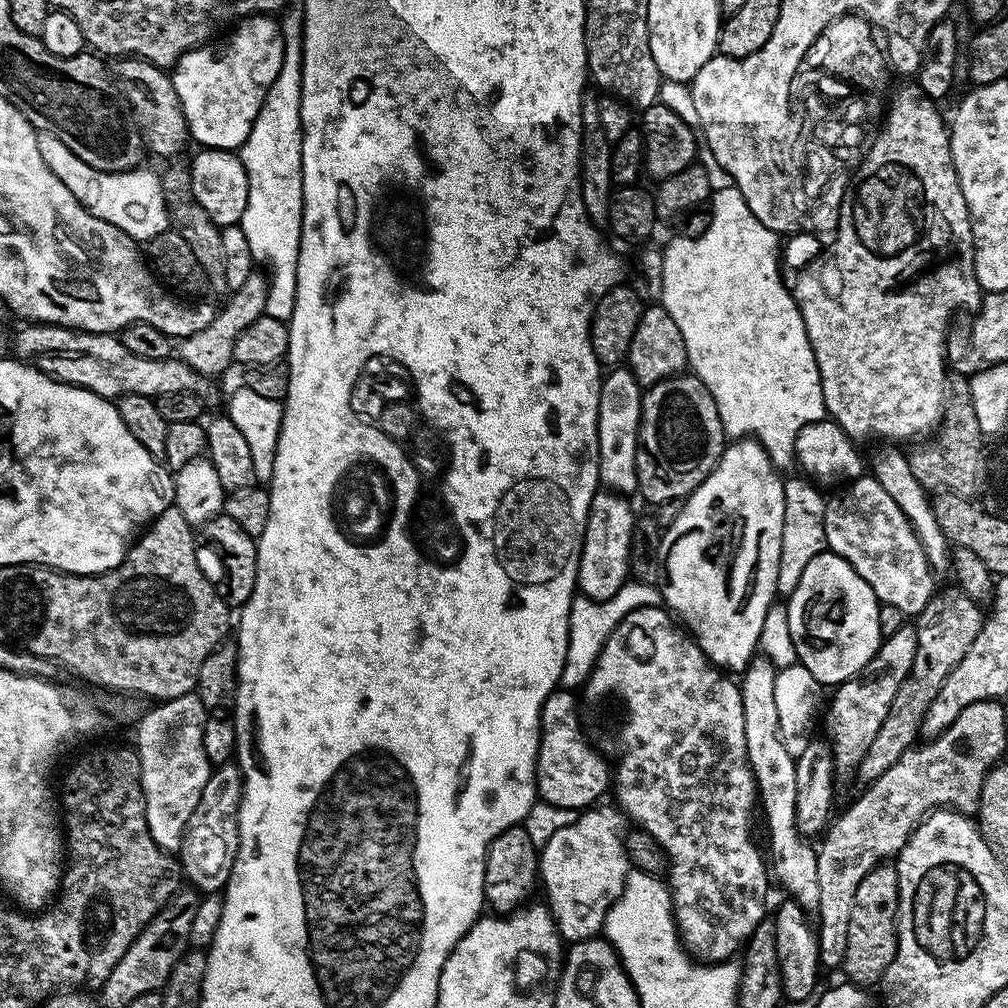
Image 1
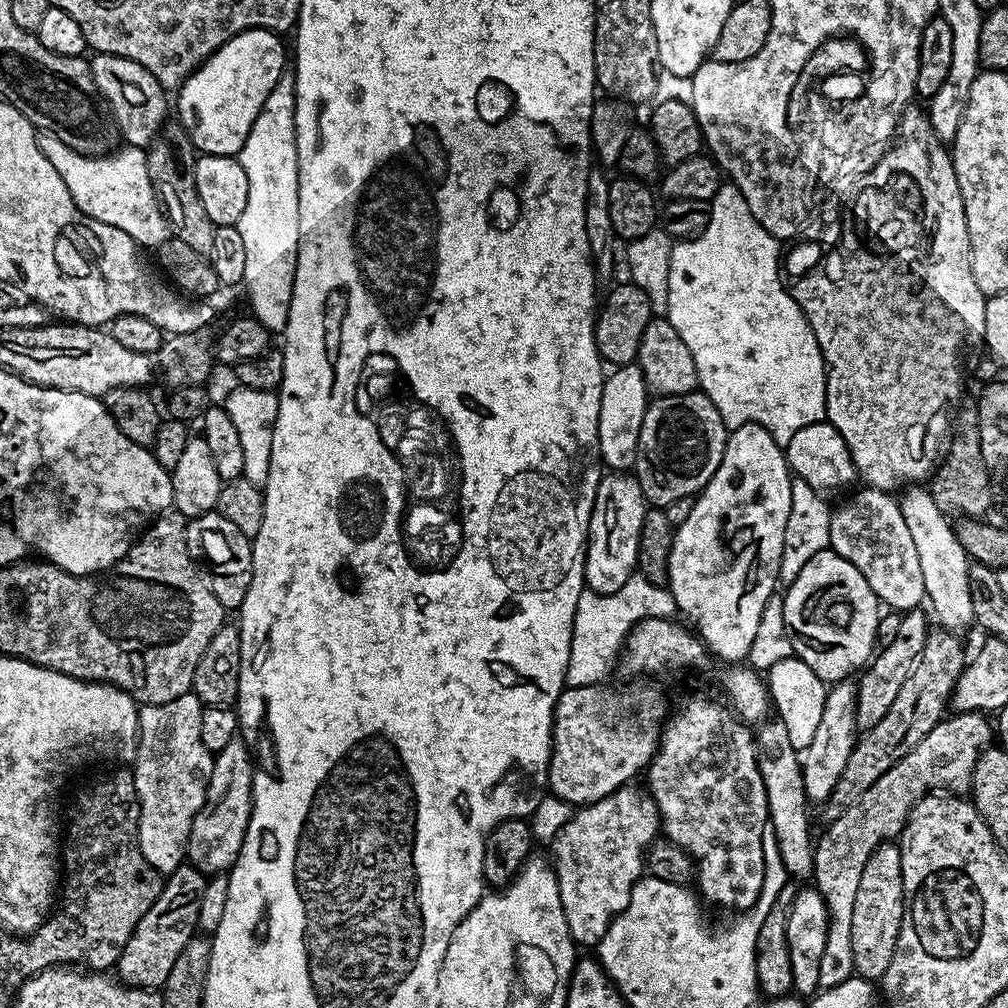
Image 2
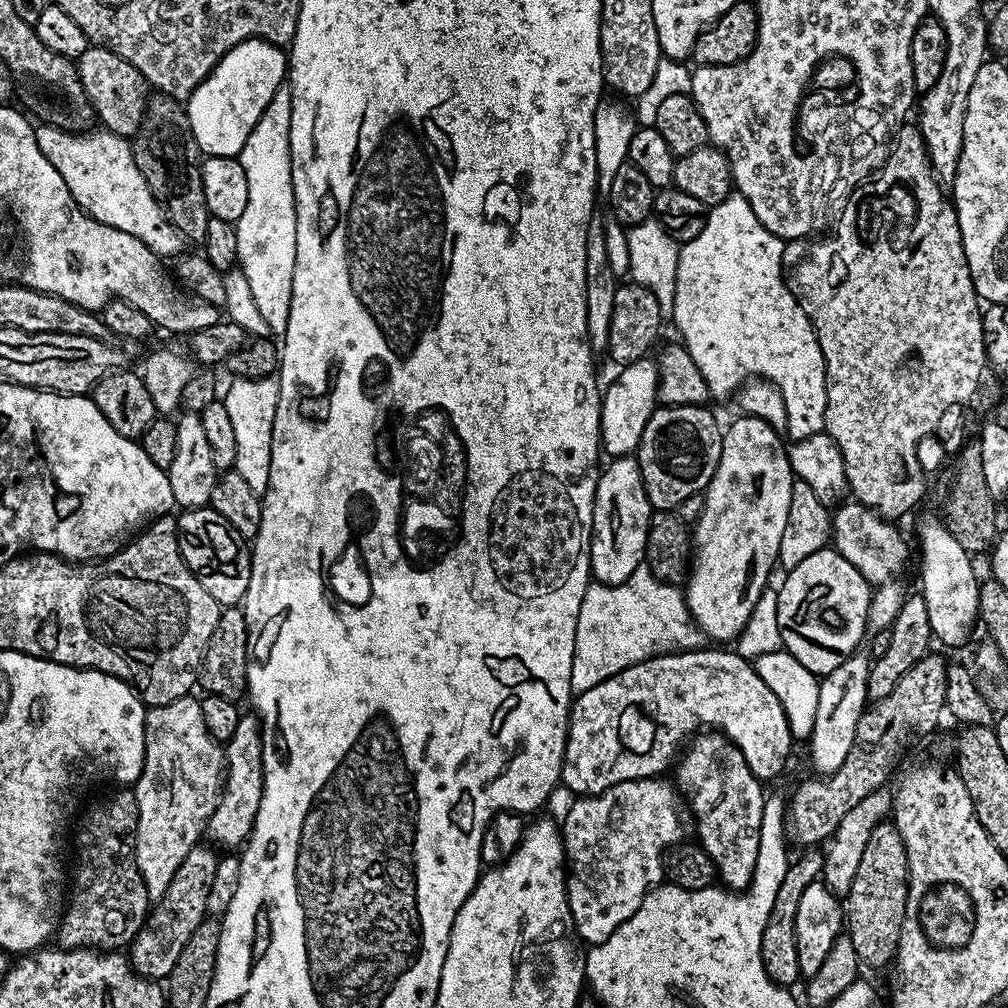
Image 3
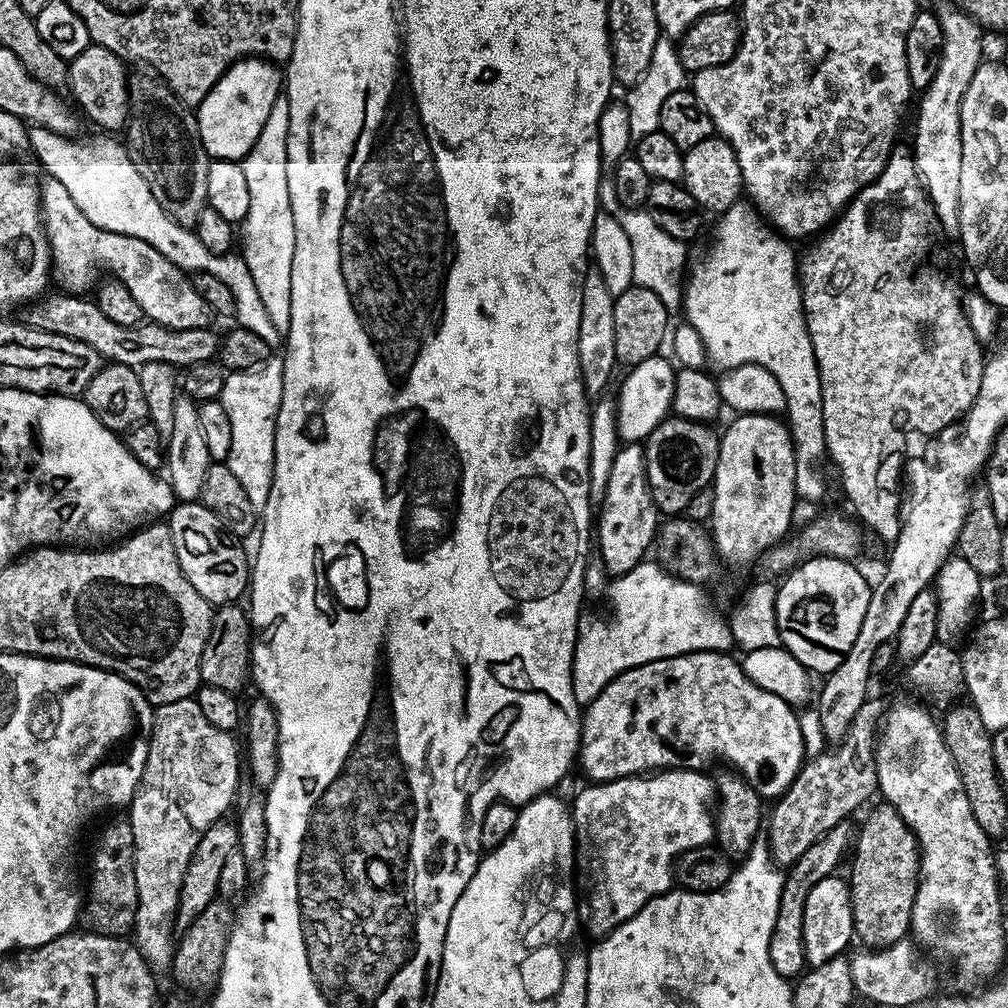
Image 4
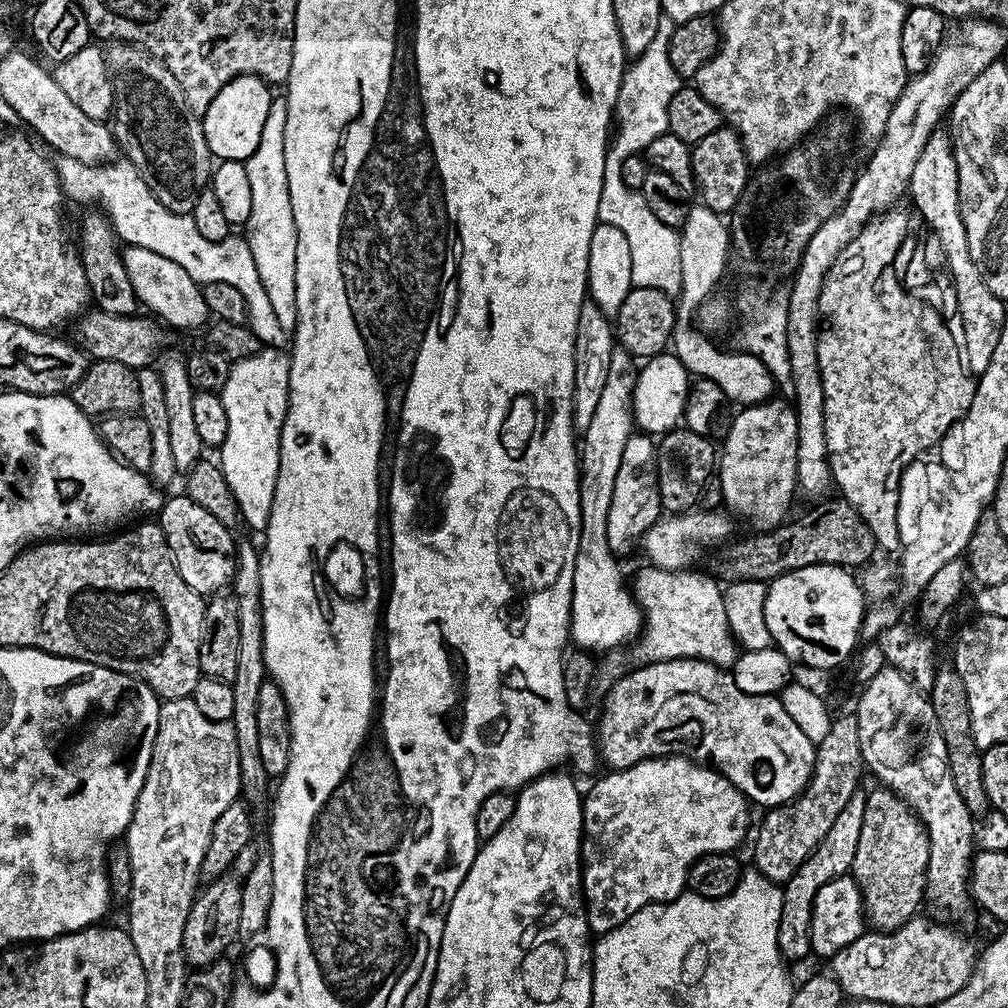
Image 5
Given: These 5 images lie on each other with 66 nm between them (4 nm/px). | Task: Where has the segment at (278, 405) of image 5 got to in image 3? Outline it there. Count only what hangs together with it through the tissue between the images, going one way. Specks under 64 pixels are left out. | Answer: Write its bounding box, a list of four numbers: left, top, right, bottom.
[222,376,280,493]

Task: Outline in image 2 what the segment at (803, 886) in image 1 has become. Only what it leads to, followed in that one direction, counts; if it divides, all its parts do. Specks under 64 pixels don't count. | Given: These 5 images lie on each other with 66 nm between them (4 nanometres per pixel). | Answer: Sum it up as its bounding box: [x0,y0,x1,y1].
[758,718,814,878]

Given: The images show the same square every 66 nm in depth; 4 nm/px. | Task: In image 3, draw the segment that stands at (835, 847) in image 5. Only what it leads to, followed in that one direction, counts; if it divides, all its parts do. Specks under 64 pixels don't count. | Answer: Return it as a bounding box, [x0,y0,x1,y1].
[762,850,824,986]

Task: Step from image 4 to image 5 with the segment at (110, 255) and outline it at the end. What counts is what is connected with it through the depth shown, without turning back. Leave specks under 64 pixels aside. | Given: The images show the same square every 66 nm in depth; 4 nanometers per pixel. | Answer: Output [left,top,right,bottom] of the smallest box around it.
[123,244,210,329]

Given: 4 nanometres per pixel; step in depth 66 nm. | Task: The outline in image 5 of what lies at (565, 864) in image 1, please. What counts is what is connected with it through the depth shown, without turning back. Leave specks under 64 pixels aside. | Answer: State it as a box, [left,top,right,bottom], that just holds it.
[580,756,749,934]

